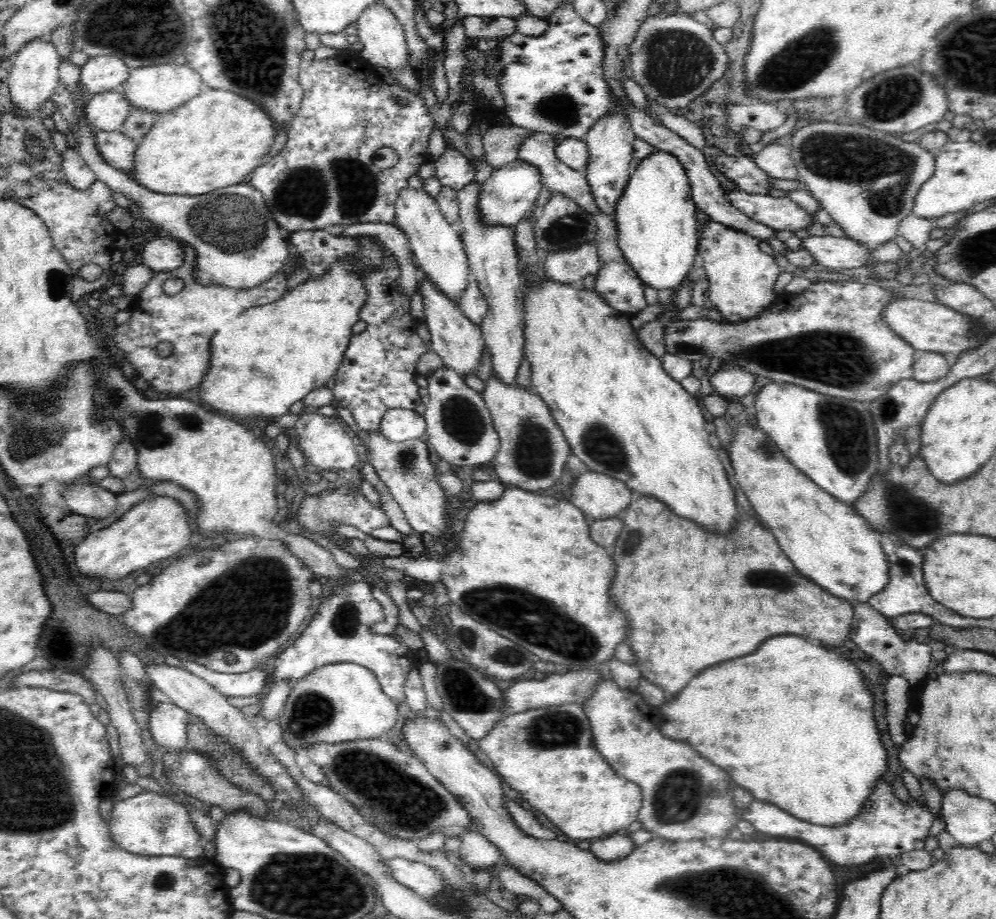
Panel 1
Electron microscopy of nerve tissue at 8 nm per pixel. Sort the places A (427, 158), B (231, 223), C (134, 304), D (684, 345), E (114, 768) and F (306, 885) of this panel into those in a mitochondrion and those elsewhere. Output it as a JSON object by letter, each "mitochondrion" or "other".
{"A":"other","B":"mitochondrion","C":"other","D":"mitochondrion","E":"other","F":"mitochondrion"}

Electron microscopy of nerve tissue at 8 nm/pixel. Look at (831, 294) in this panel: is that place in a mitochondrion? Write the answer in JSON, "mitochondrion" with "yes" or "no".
{"mitochondrion":"no"}

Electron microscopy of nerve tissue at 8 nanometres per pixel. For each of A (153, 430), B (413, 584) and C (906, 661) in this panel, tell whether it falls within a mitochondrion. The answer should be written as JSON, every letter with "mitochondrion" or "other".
{"A":"mitochondrion","B":"other","C":"other"}

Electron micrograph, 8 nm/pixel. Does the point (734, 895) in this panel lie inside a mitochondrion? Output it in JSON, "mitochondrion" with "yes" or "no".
{"mitochondrion":"yes"}

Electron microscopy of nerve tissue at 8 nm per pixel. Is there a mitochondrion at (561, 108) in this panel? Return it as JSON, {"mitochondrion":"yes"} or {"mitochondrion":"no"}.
{"mitochondrion":"yes"}

